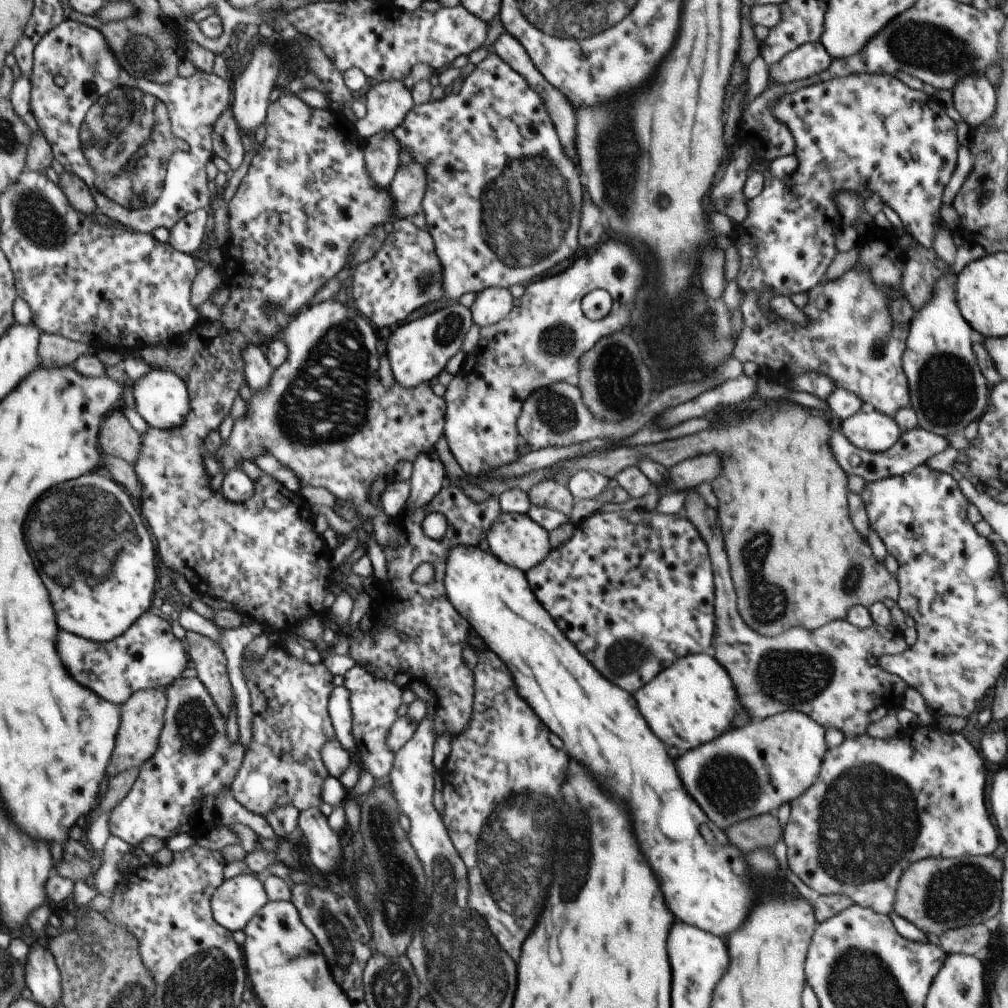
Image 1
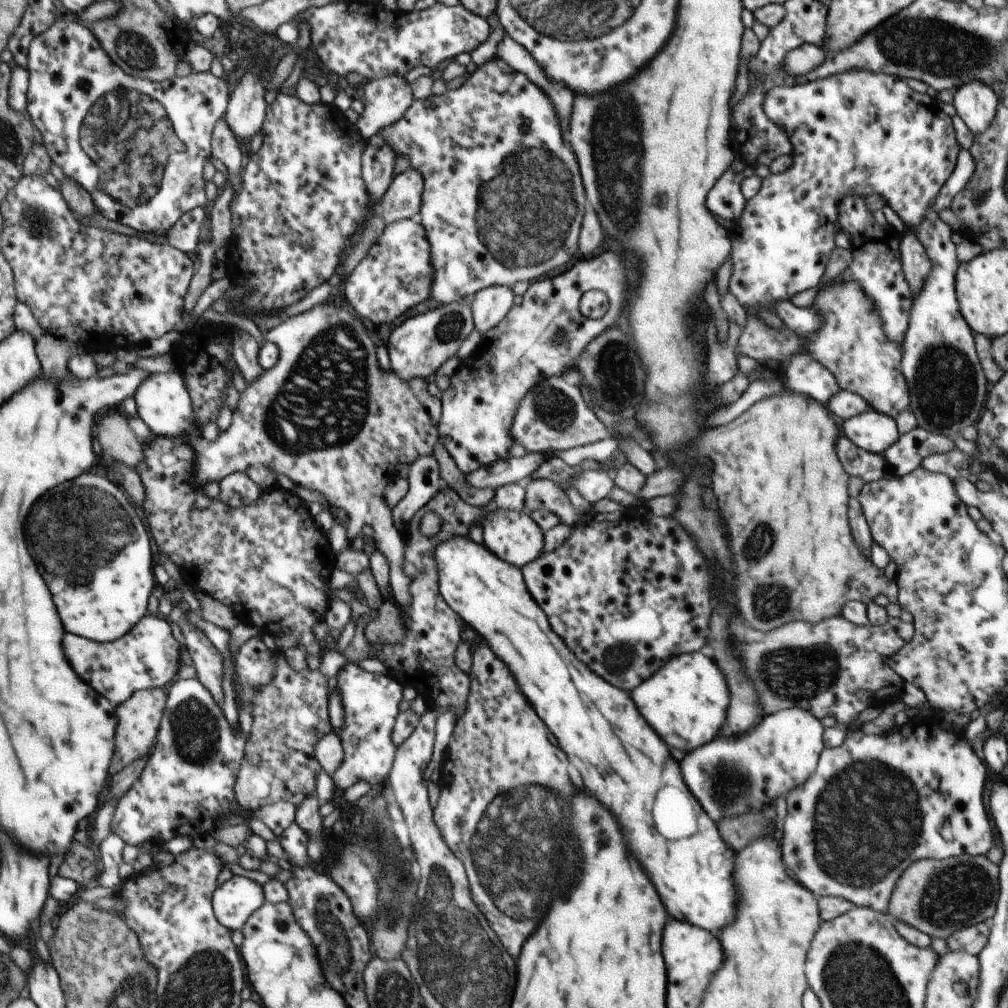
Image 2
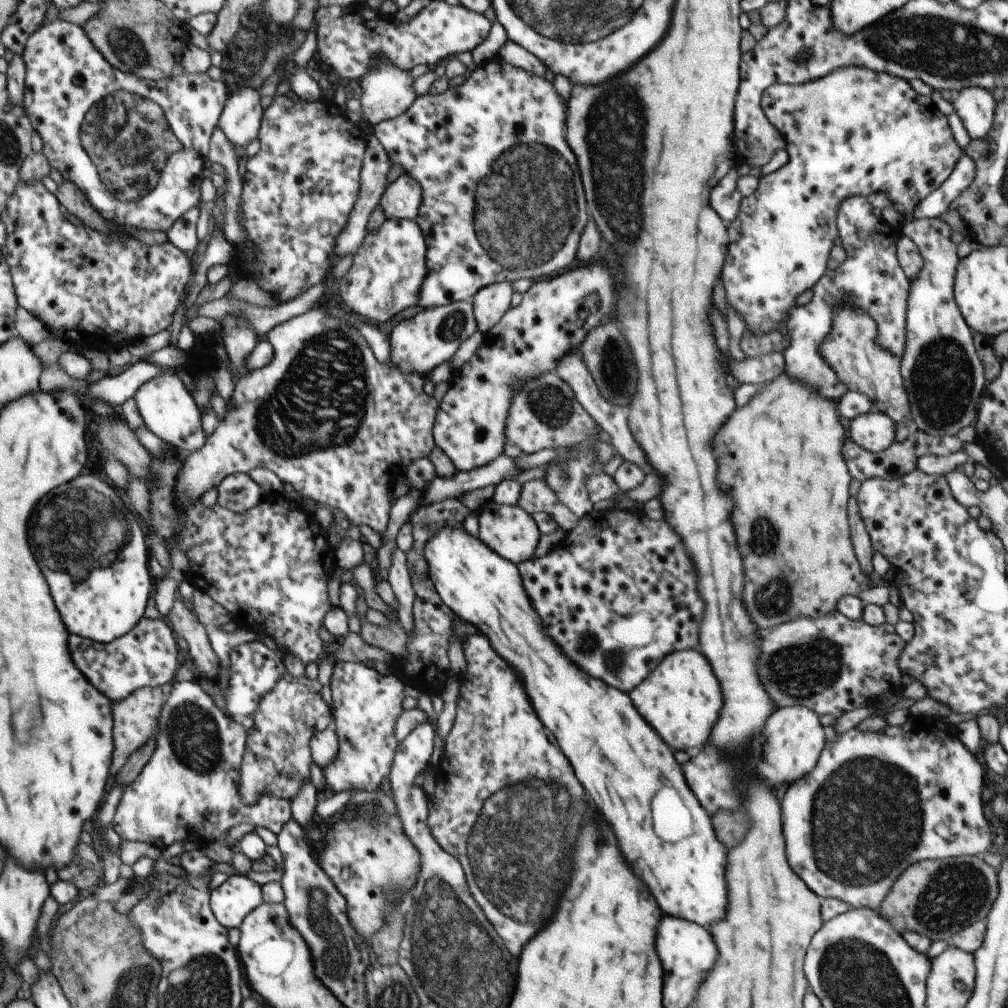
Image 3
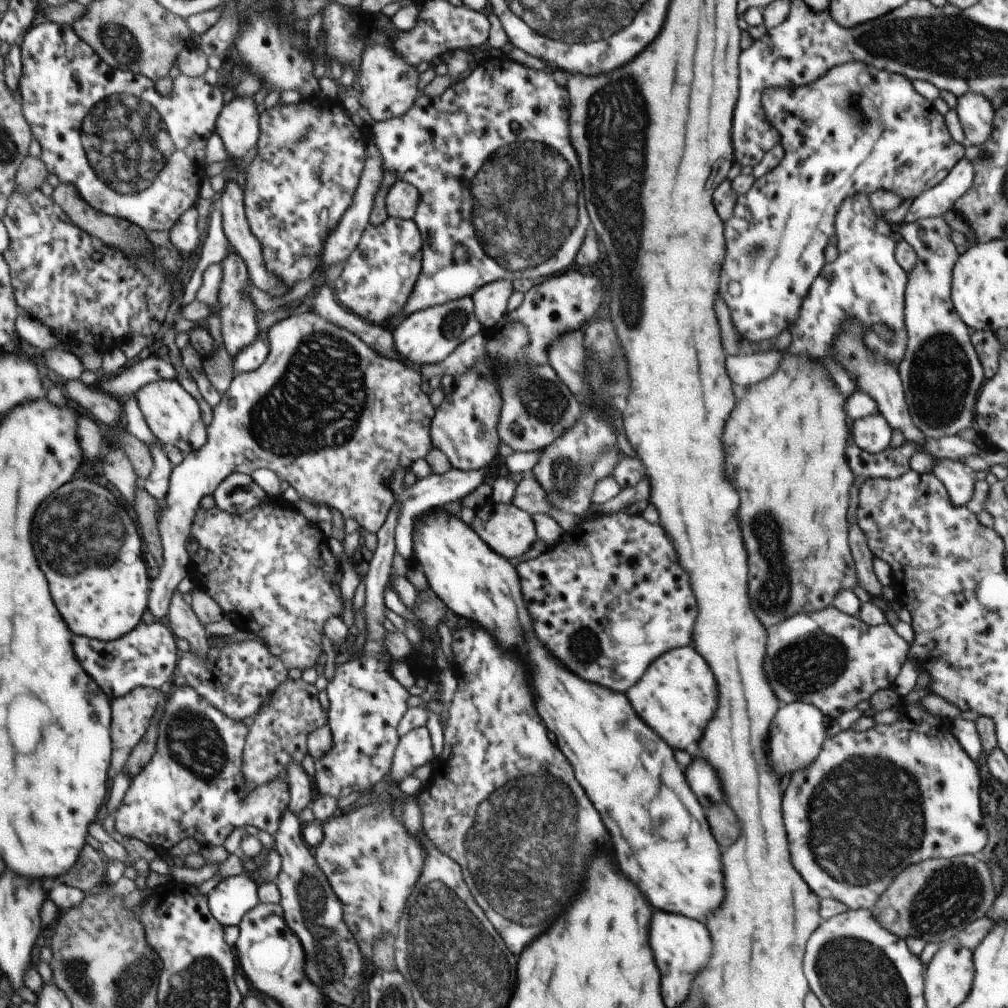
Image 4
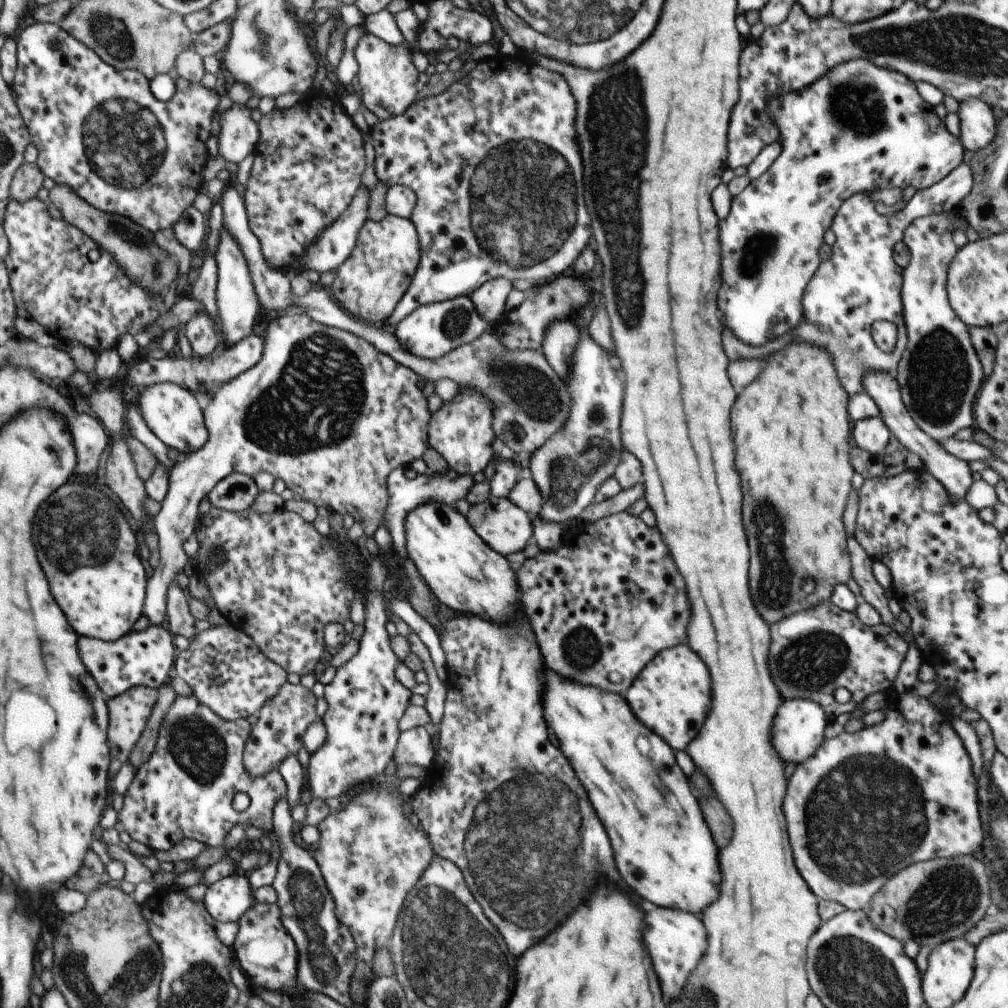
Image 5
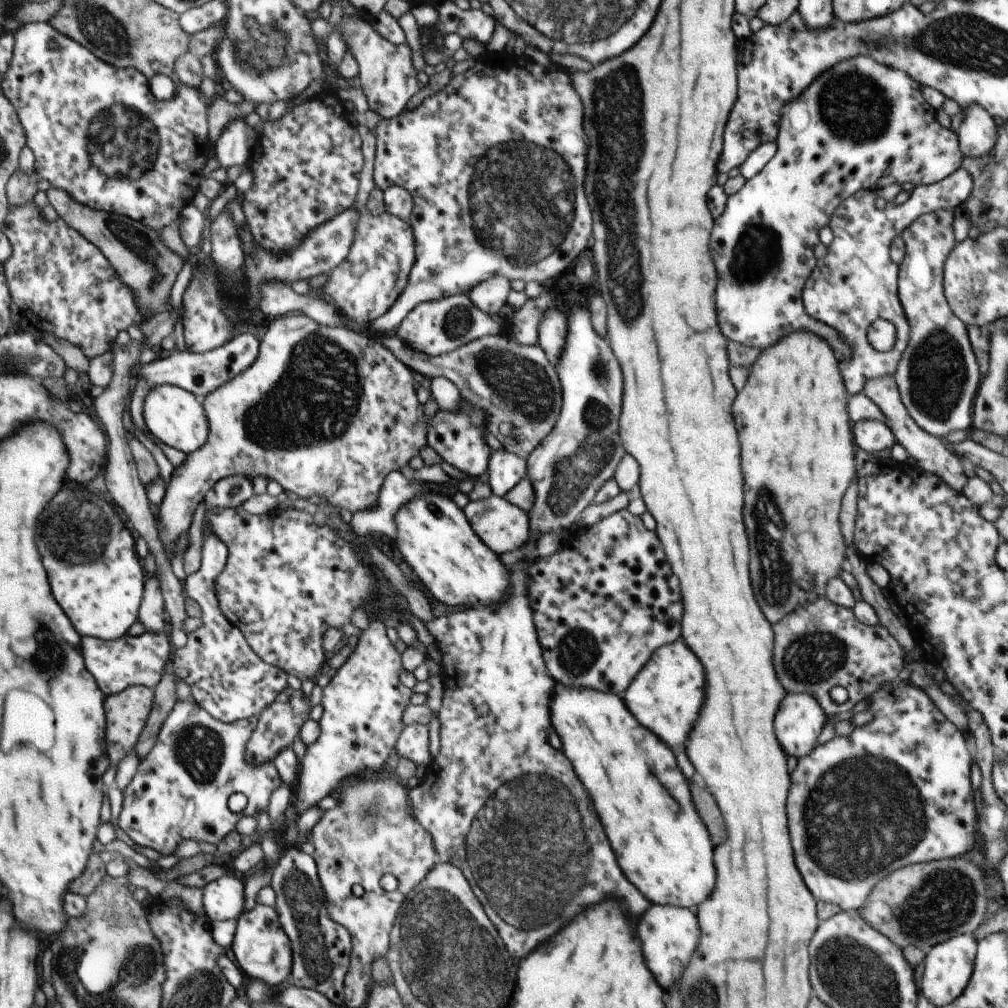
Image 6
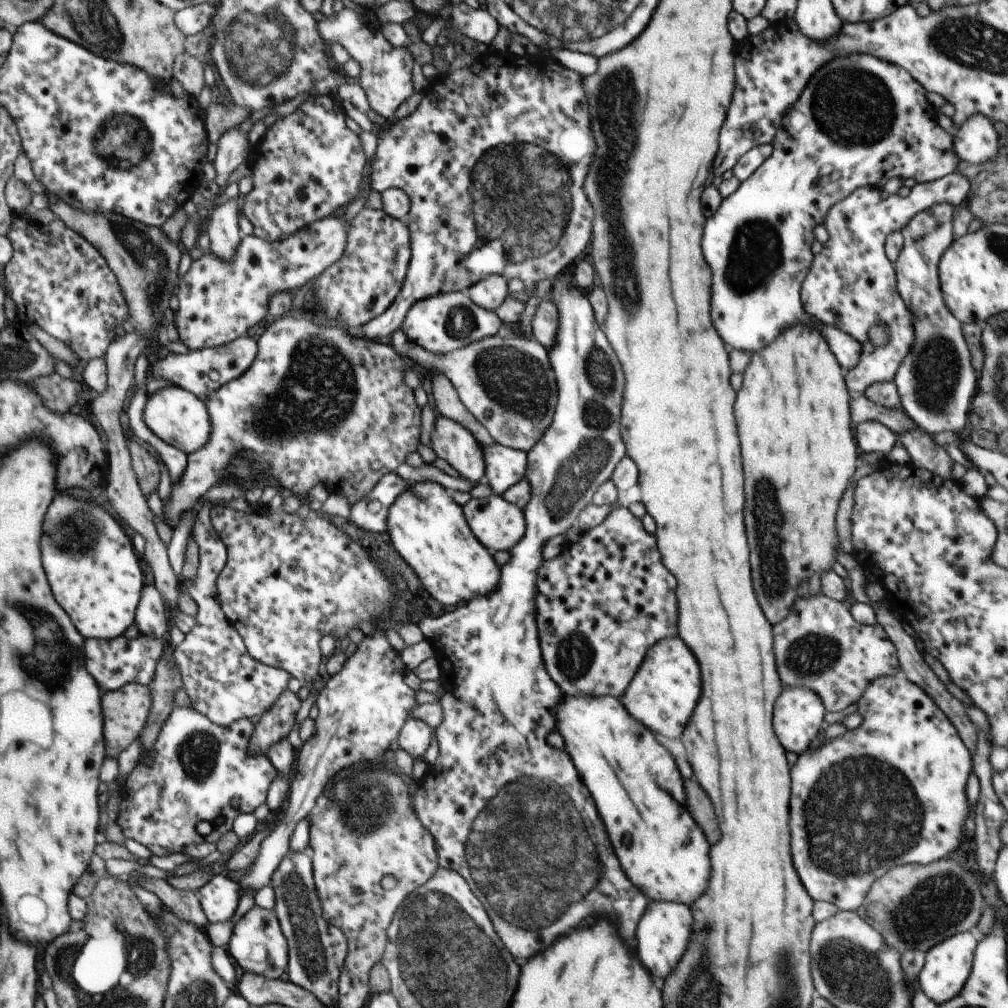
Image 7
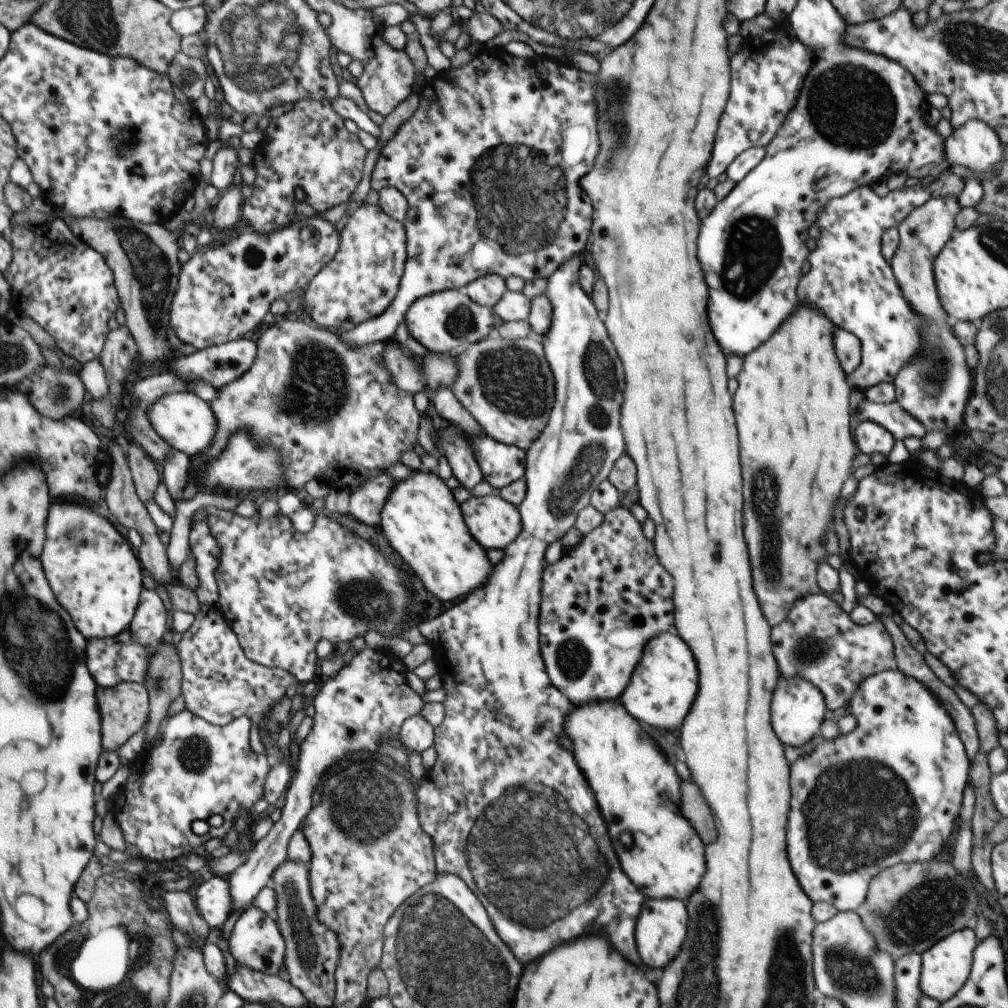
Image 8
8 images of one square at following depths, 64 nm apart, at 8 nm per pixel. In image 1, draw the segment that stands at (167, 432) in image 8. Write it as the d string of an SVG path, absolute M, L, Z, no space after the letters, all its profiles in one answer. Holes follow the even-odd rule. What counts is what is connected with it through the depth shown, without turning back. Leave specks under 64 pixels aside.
M152 369L132 384L135 409L150 427L158 430L172 430L181 427L192 410L192 398L188 383L177 373L169 370Z

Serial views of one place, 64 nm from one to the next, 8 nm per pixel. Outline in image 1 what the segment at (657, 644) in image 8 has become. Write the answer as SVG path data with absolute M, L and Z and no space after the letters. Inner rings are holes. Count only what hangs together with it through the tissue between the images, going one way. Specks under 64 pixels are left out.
M693 654L676 660L670 668L662 670L654 680L650 680L646 686L634 693L638 702L638 708L644 716L644 720L650 724L652 732L668 746L678 748L680 754L698 748L700 744L706 744L720 734L724 734L734 718L734 712L738 710L738 694L734 690L734 684L728 676L728 672L710 656L706 654Z

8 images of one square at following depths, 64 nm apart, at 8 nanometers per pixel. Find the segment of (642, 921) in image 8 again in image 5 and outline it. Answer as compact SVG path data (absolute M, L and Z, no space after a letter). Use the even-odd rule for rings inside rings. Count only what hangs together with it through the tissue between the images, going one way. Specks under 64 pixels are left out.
M648 902L646 920L642 924L642 936L646 950L652 960L652 968L658 976L662 992L670 998L678 996L682 986L686 984L688 974L696 968L698 960L706 950L706 930L702 922L689 912L678 909L656 907Z

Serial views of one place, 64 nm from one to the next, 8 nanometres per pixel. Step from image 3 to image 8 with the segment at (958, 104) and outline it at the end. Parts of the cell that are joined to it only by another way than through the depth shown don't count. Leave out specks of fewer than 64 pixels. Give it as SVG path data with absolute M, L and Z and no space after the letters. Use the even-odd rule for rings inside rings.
M968 120L944 142L944 156L950 165L970 168L976 174L993 171L1004 156L1004 144L989 124Z

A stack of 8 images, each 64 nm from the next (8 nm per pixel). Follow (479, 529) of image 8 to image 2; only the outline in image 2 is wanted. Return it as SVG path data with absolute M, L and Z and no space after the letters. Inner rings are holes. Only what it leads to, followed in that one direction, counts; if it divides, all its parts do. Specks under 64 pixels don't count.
M494 507L489 510L482 530L484 545L490 552L512 566L524 568L526 564L532 564L534 560L538 560L543 555L544 534L538 524L529 516L527 510L516 512Z

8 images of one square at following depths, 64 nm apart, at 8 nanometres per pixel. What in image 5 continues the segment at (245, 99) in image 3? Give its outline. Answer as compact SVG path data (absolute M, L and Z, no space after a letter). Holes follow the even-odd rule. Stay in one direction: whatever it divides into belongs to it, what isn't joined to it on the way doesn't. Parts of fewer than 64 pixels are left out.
M233 103L230 110L226 110L222 114L220 120L220 132L218 132L218 152L226 162L234 162L237 164L242 162L248 154L256 149L258 140L260 138L259 124L257 124L251 116L252 110L248 108L247 104Z

